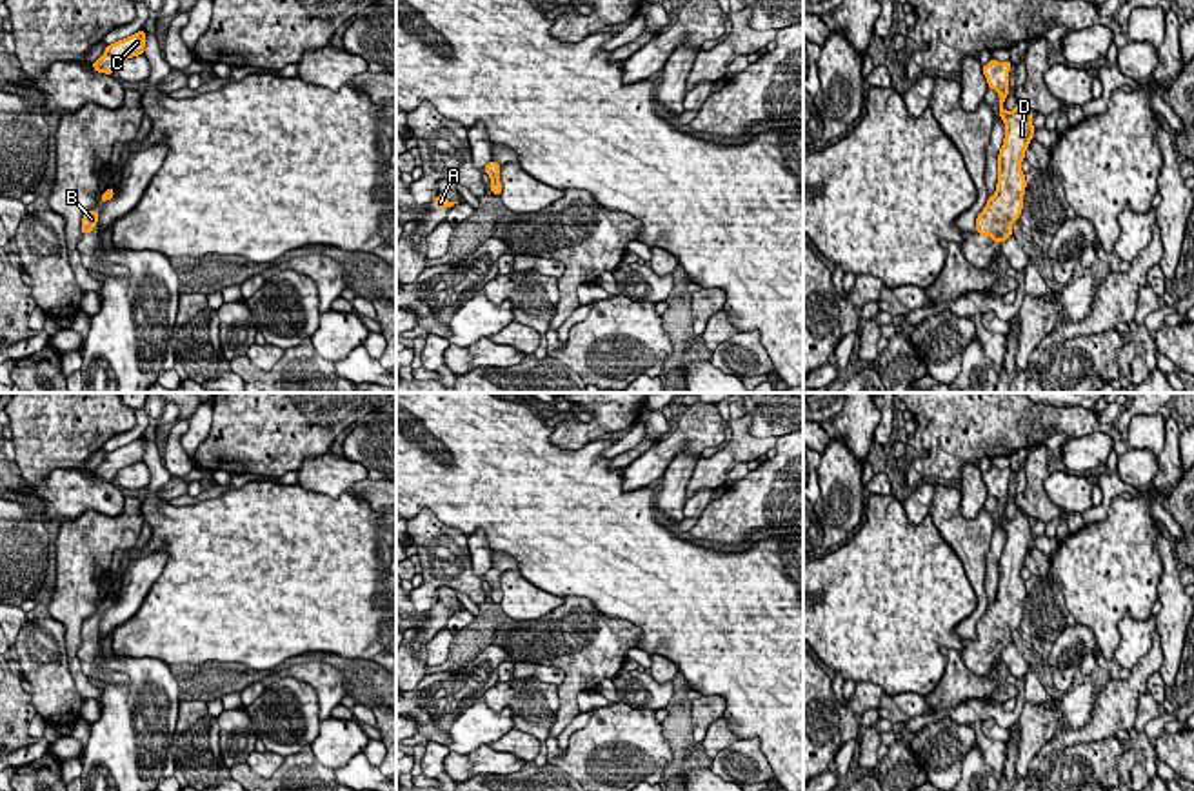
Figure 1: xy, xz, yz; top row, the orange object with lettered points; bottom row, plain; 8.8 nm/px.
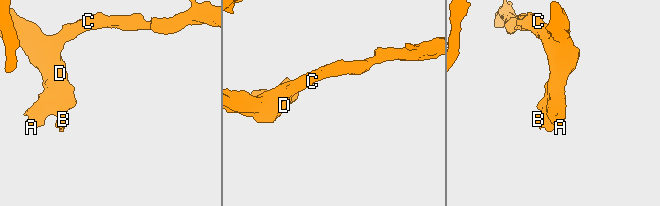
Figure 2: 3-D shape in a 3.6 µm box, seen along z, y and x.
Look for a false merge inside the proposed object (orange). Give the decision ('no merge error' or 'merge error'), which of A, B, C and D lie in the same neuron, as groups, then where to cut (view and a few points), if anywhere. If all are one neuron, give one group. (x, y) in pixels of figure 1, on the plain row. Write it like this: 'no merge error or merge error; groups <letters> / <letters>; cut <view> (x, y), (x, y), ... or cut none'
no merge error; groups A B C D; cut none

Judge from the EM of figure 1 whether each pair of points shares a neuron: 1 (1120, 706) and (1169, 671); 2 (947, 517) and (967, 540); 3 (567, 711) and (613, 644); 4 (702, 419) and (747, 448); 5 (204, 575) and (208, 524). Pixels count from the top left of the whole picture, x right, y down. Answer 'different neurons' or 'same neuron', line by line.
1: different neurons
2: same neuron
3: same neuron
4: different neurons
5: same neuron

